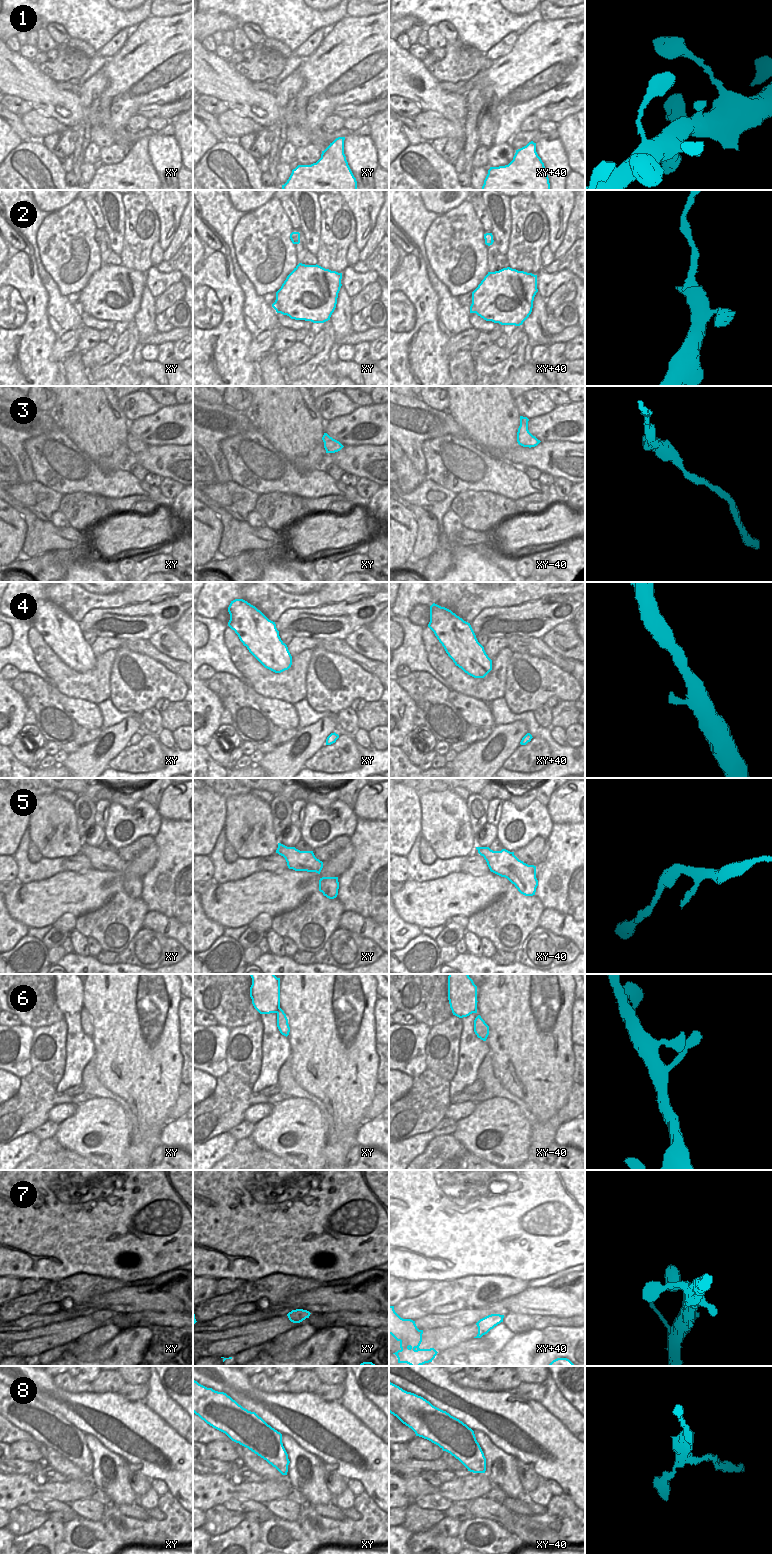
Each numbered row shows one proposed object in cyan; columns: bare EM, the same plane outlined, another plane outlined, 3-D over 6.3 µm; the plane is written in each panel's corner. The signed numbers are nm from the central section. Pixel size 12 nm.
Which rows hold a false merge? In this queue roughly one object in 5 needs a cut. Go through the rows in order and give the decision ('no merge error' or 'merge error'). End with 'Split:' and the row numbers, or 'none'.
1: no merge error
2: merge error
3: no merge error
4: no merge error
5: no merge error
6: no merge error
7: no merge error
8: no merge error
Split: 2

